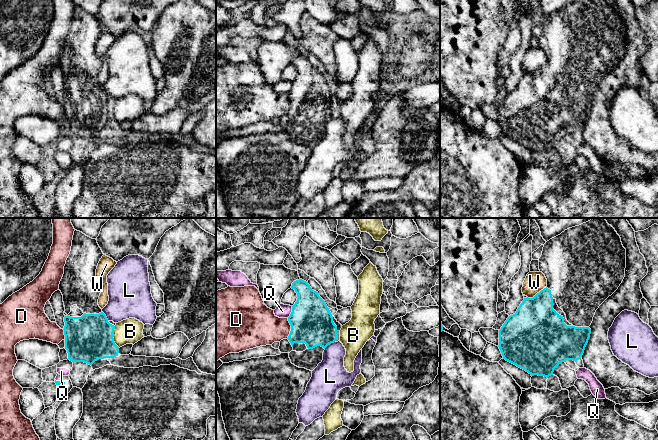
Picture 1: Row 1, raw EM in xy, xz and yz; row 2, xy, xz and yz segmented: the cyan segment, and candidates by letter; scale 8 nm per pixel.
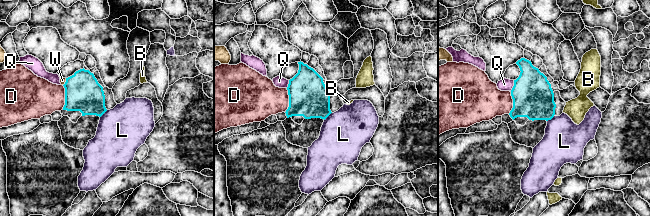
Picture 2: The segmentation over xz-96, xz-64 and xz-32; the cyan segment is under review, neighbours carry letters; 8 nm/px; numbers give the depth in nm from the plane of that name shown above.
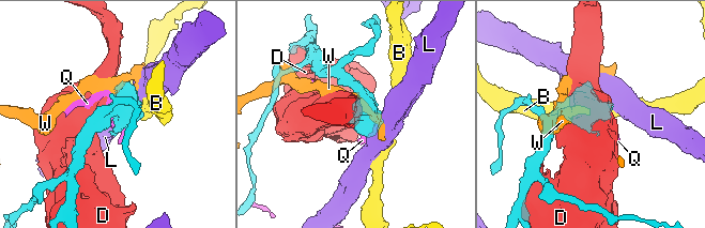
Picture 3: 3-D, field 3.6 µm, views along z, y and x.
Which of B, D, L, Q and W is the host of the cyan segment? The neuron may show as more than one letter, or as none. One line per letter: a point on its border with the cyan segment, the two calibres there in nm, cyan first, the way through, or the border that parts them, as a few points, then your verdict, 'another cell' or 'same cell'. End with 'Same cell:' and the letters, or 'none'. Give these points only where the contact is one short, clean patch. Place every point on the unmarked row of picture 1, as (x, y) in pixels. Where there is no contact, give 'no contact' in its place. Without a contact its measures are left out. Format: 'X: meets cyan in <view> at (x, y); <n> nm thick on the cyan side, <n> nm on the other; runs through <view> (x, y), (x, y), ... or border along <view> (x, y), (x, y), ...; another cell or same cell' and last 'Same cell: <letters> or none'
B: meets cyan in xy at (112, 113); 380 nm thick on the cyan side, 200 nm on the other; border along xy (114, 102), (113, 117), (119, 123); another cell
D: meets cyan in xz at (291, 104); 340 nm thick on the cyan side, 300 nm on the other; another cell
L: meets cyan in xz at (329, 120); 340 nm thick on the cyan side, 260 nm on the other; another cell
Q: meets cyan in xz at (291, 88); 340 nm thick on the cyan side, 110 nm on the other; another cell
W: meets cyan in yz at (537, 69); 380 nm thick on the cyan side, 160 nm on the other; border along yz (546, 63), (532, 73), (527, 73); another cell
Same cell: none

